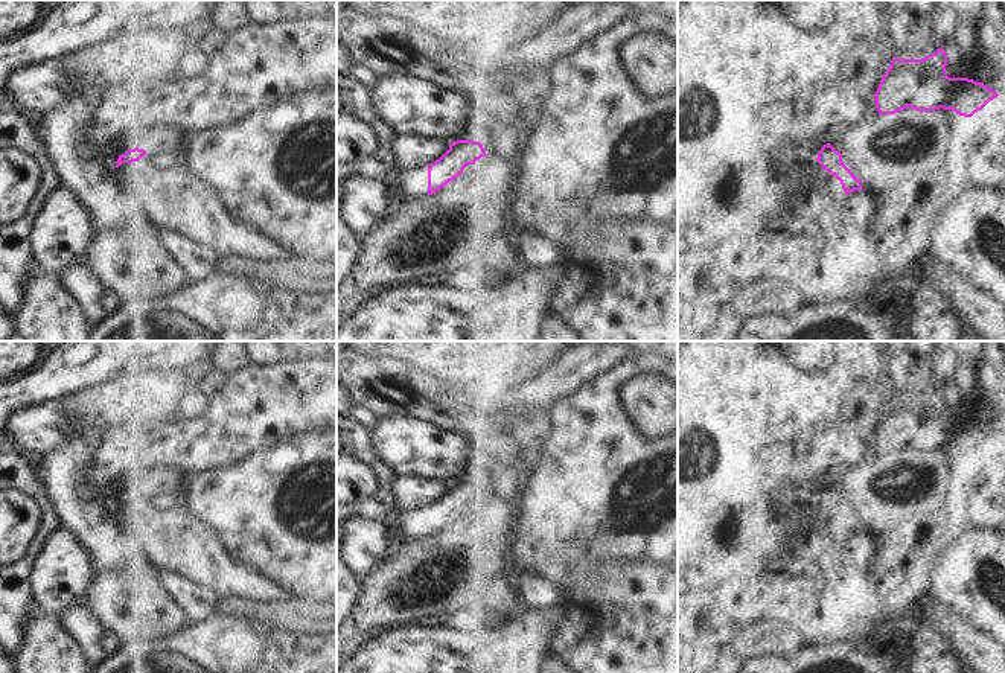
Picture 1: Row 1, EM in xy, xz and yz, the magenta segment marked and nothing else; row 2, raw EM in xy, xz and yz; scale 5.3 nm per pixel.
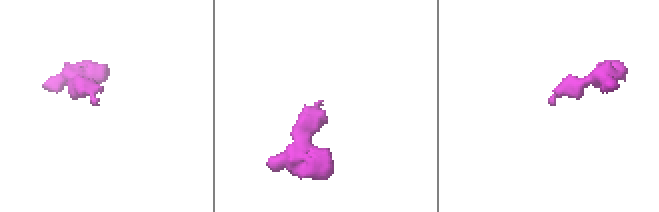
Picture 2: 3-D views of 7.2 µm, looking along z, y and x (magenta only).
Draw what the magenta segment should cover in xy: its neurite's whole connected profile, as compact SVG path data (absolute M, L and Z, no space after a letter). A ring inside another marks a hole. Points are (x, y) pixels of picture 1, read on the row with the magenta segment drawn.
M129 149L116 161L120 201L128 212L129 241L152 236L161 230L181 233L189 239L215 250L221 257L241 257L276 263L289 260L292 251L244 224L219 198L218 192L193 174L184 160L174 152L160 154Z

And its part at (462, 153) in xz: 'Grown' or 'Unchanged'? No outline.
Grown

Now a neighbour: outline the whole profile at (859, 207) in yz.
M854 190L847 195L845 215L845 239L859 236L866 224L871 221L873 212L876 210L874 196L868 190Z

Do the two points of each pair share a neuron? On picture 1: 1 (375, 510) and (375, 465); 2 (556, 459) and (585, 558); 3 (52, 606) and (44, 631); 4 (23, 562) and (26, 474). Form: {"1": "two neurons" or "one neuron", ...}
{"1": "one neuron", "2": "one neuron", "3": "two neurons", "4": "one neuron"}

